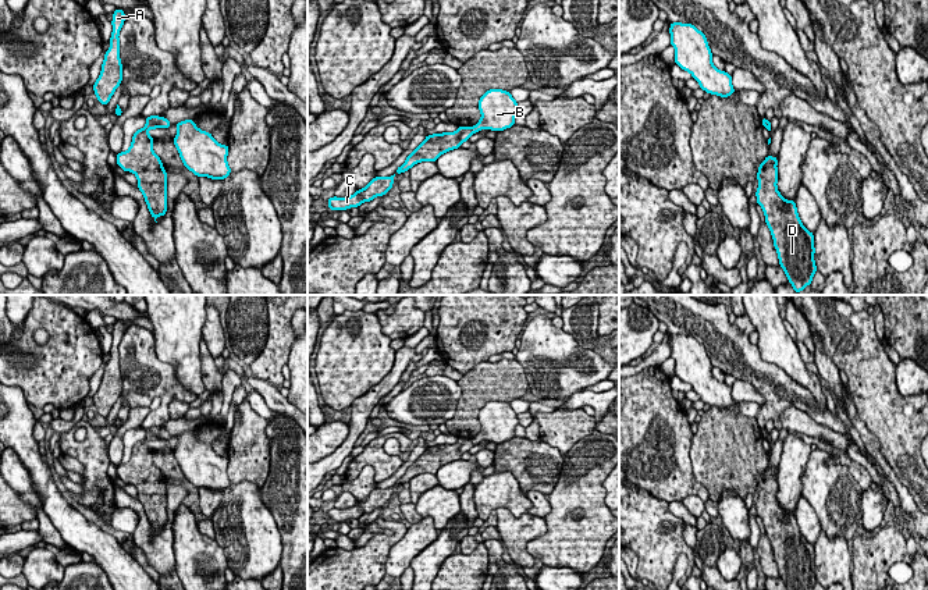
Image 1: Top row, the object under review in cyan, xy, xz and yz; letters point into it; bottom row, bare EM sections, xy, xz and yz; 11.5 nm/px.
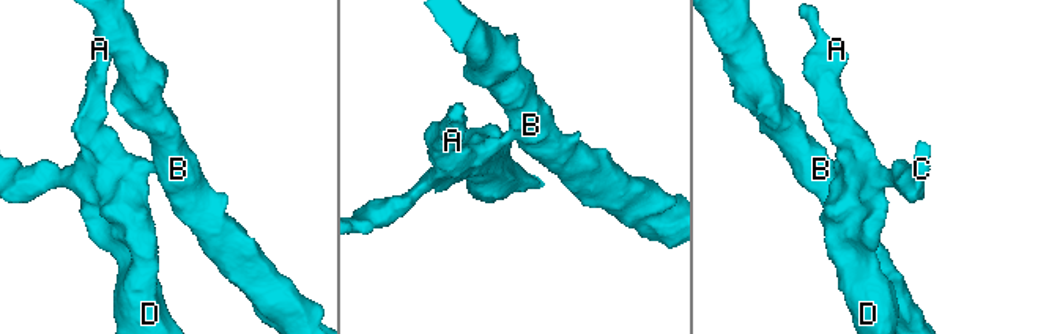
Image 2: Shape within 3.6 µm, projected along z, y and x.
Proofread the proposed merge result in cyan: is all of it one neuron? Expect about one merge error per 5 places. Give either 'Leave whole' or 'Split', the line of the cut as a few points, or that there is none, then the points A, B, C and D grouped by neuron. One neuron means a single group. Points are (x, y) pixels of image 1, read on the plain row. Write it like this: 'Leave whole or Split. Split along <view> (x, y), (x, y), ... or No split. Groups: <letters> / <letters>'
Split. Split along xz (470, 440), (475, 444). Groups: A C D / B

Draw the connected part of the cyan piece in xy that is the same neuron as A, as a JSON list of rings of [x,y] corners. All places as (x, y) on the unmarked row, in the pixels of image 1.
[[[117,320],[113,326],[113,344],[110,349],[110,360],[104,366],[102,376],[102,384],[93,395],[93,402],[97,413],[107,417],[115,401],[122,392],[122,376],[120,370],[120,342],[124,337],[127,327],[121,320]]]

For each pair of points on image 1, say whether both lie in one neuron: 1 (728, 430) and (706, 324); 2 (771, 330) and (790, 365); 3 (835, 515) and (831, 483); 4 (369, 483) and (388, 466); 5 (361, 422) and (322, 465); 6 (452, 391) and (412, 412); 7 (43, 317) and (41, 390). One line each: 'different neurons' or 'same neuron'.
1: different neurons
2: same neuron
3: same neuron
4: different neurons
5: same neuron
6: same neuron
7: same neuron

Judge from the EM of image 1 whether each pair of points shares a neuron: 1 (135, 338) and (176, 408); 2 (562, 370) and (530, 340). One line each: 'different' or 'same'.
1: different
2: same

